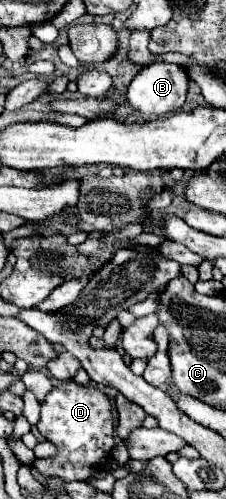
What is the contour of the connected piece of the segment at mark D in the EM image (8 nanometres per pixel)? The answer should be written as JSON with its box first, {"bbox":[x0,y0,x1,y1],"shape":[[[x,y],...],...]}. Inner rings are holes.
{"bbox":[34,381,114,481],"shape":[[[62,381],[56,385],[42,403],[42,417],[38,431],[46,441],[56,445],[56,455],[48,459],[36,459],[34,467],[44,477],[60,477],[64,481],[88,481],[98,475],[100,467],[112,459],[114,449],[114,419],[110,399],[94,385],[78,385],[74,381]]]}

